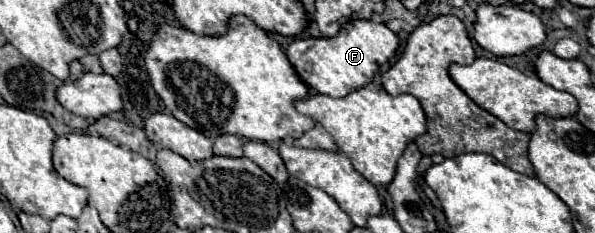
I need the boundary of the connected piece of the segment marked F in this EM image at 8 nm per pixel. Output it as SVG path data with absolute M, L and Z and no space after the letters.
M348 21L342 25L340 33L332 39L308 37L296 39L288 45L286 55L290 63L296 67L302 81L312 87L316 93L330 95L330 97L346 97L356 89L366 87L382 63L390 61L396 55L400 41L394 31L390 31L384 23L374 21Z

